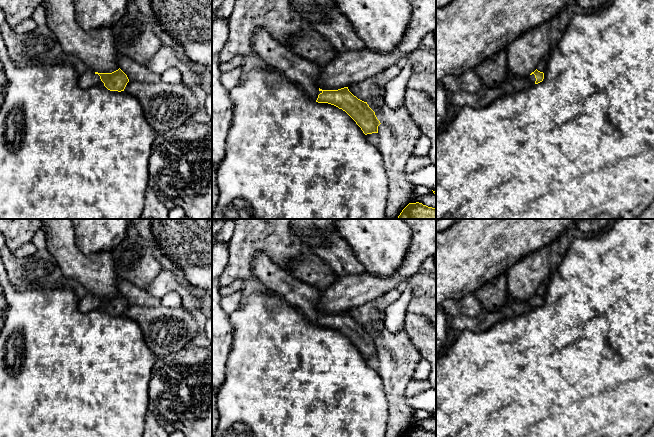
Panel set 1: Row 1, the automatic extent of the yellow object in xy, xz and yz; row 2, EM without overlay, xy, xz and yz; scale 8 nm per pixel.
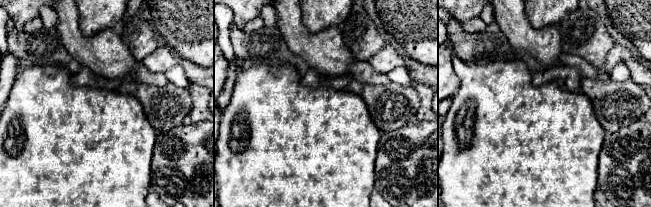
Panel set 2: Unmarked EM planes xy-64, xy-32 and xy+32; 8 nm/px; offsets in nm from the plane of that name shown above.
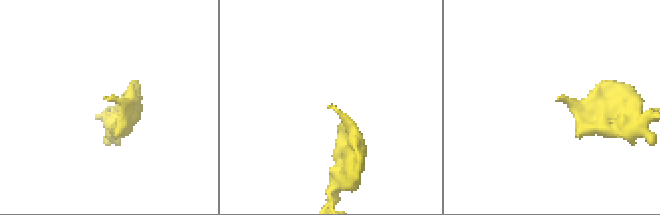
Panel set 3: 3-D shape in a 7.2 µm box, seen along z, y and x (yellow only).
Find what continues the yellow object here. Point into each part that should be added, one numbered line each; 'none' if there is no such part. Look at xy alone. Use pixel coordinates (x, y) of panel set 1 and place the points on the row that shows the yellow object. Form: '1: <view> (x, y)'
1: xy (88, 79)

